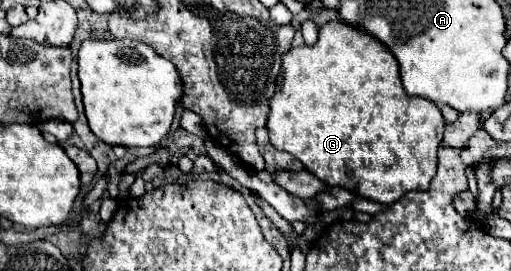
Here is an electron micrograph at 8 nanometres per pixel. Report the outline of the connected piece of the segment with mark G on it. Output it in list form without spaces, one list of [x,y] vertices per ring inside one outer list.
[[[332,21],[320,29],[316,45],[312,45],[312,47],[304,45],[304,47],[296,47],[296,49],[290,49],[288,53],[284,53],[282,75],[280,75],[280,83],[276,87],[274,97],[270,99],[266,129],[270,133],[270,143],[276,149],[288,151],[290,155],[294,155],[298,161],[302,161],[304,169],[314,173],[326,185],[338,185],[338,187],[350,189],[356,195],[366,197],[370,201],[376,201],[382,205],[392,205],[398,199],[402,199],[402,195],[408,191],[426,191],[428,189],[428,185],[436,173],[436,167],[438,167],[438,147],[440,147],[440,141],[444,135],[444,119],[442,119],[442,113],[438,111],[438,107],[434,103],[430,103],[428,99],[406,95],[406,91],[400,83],[400,73],[398,73],[396,61],[392,59],[392,55],[388,55],[388,51],[384,51],[384,47],[380,47],[380,43],[376,43],[376,39],[372,39],[370,35],[364,35],[364,31],[352,31],[352,27],[344,27],[344,23]]]

